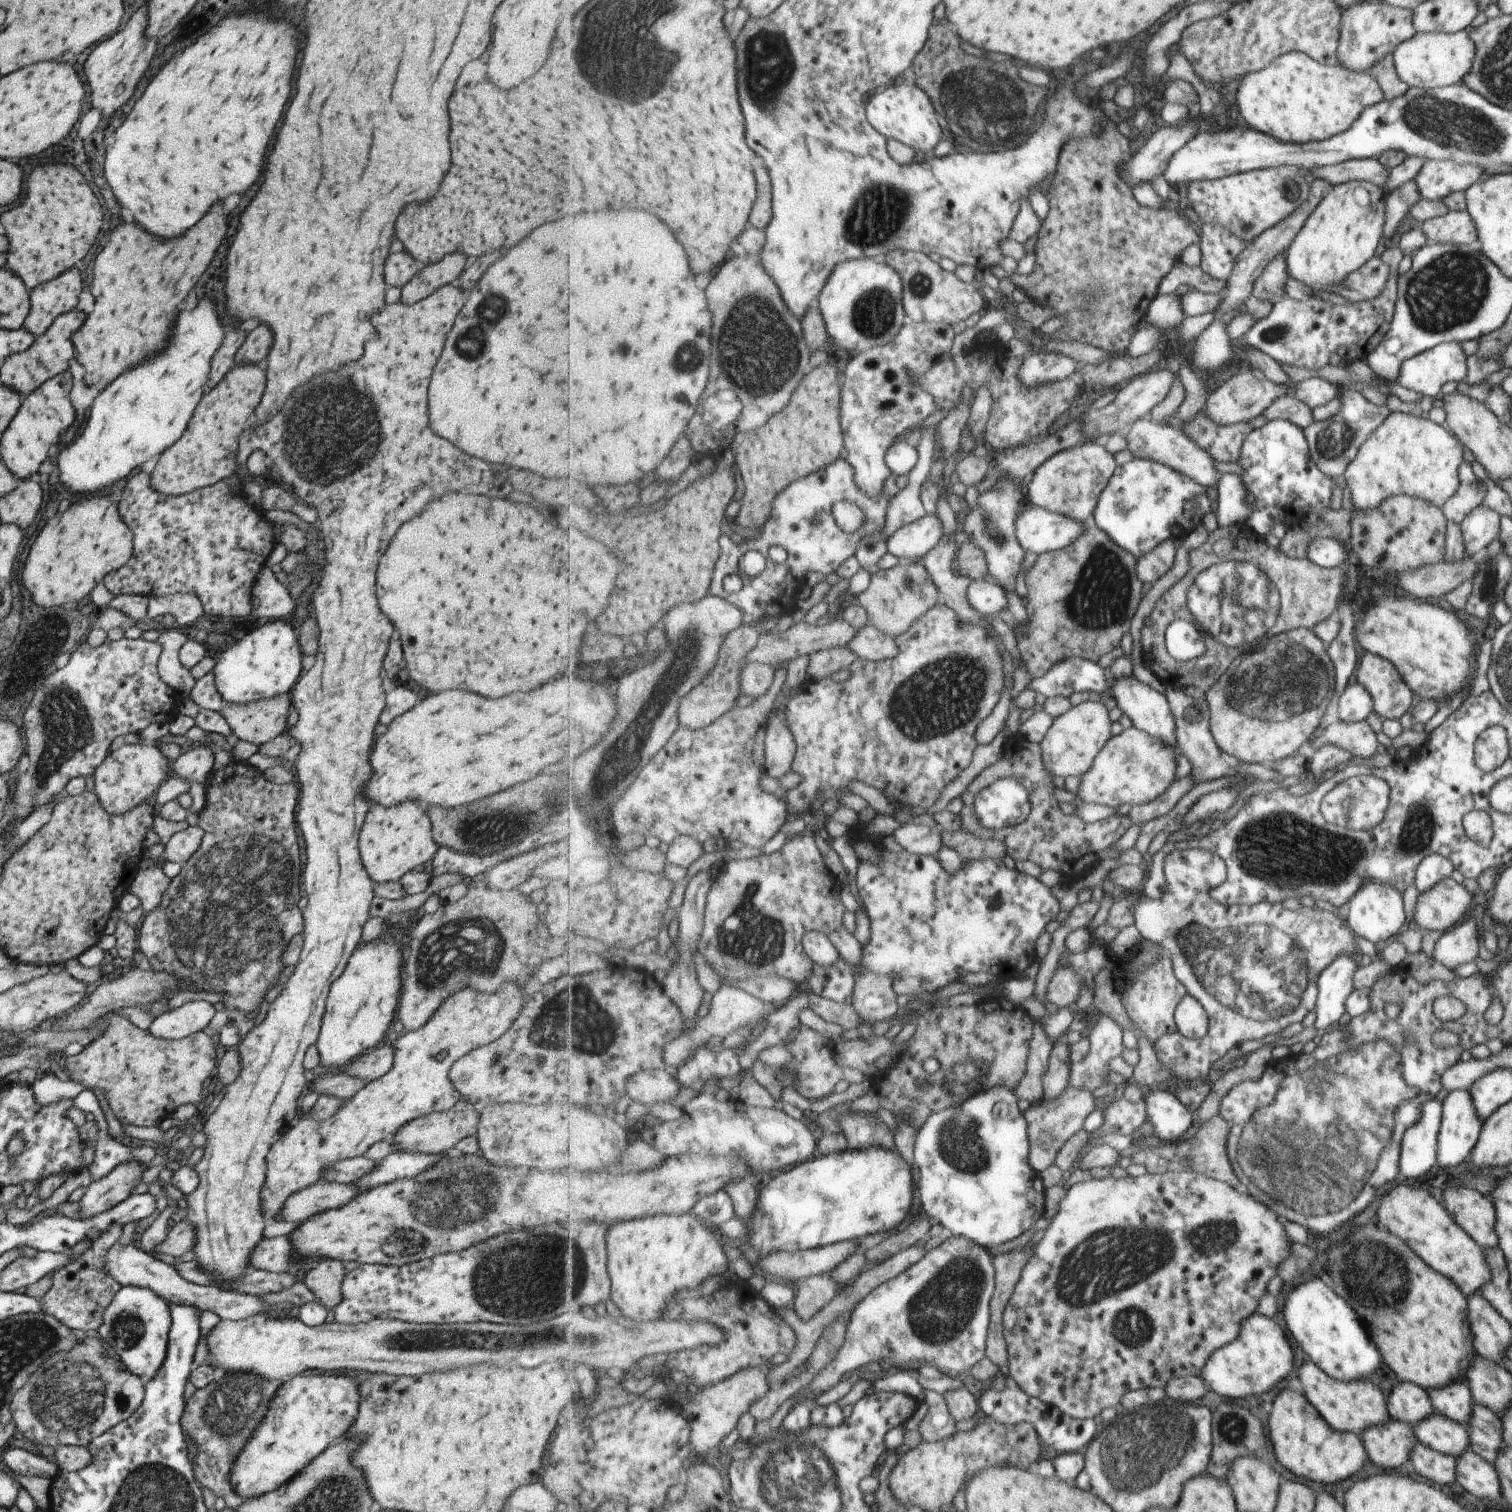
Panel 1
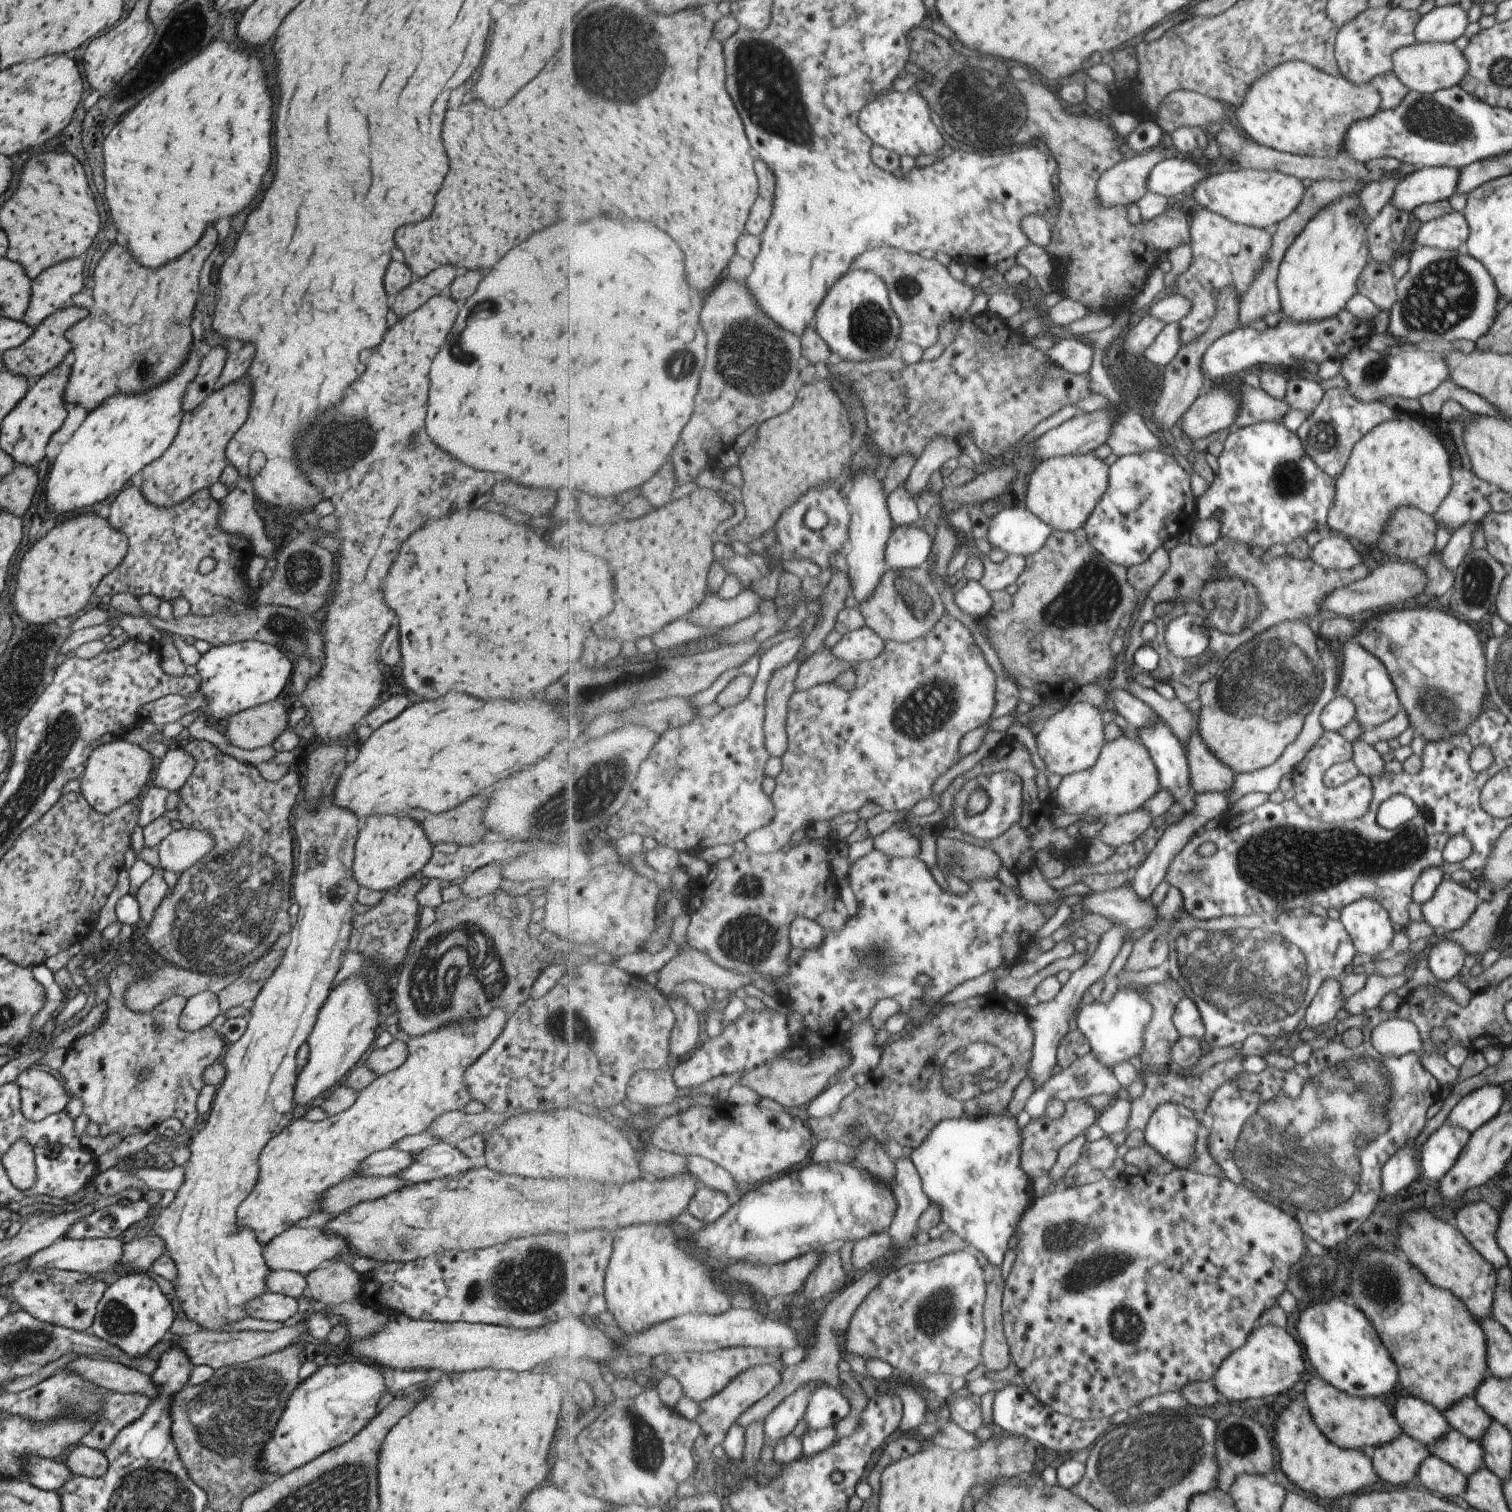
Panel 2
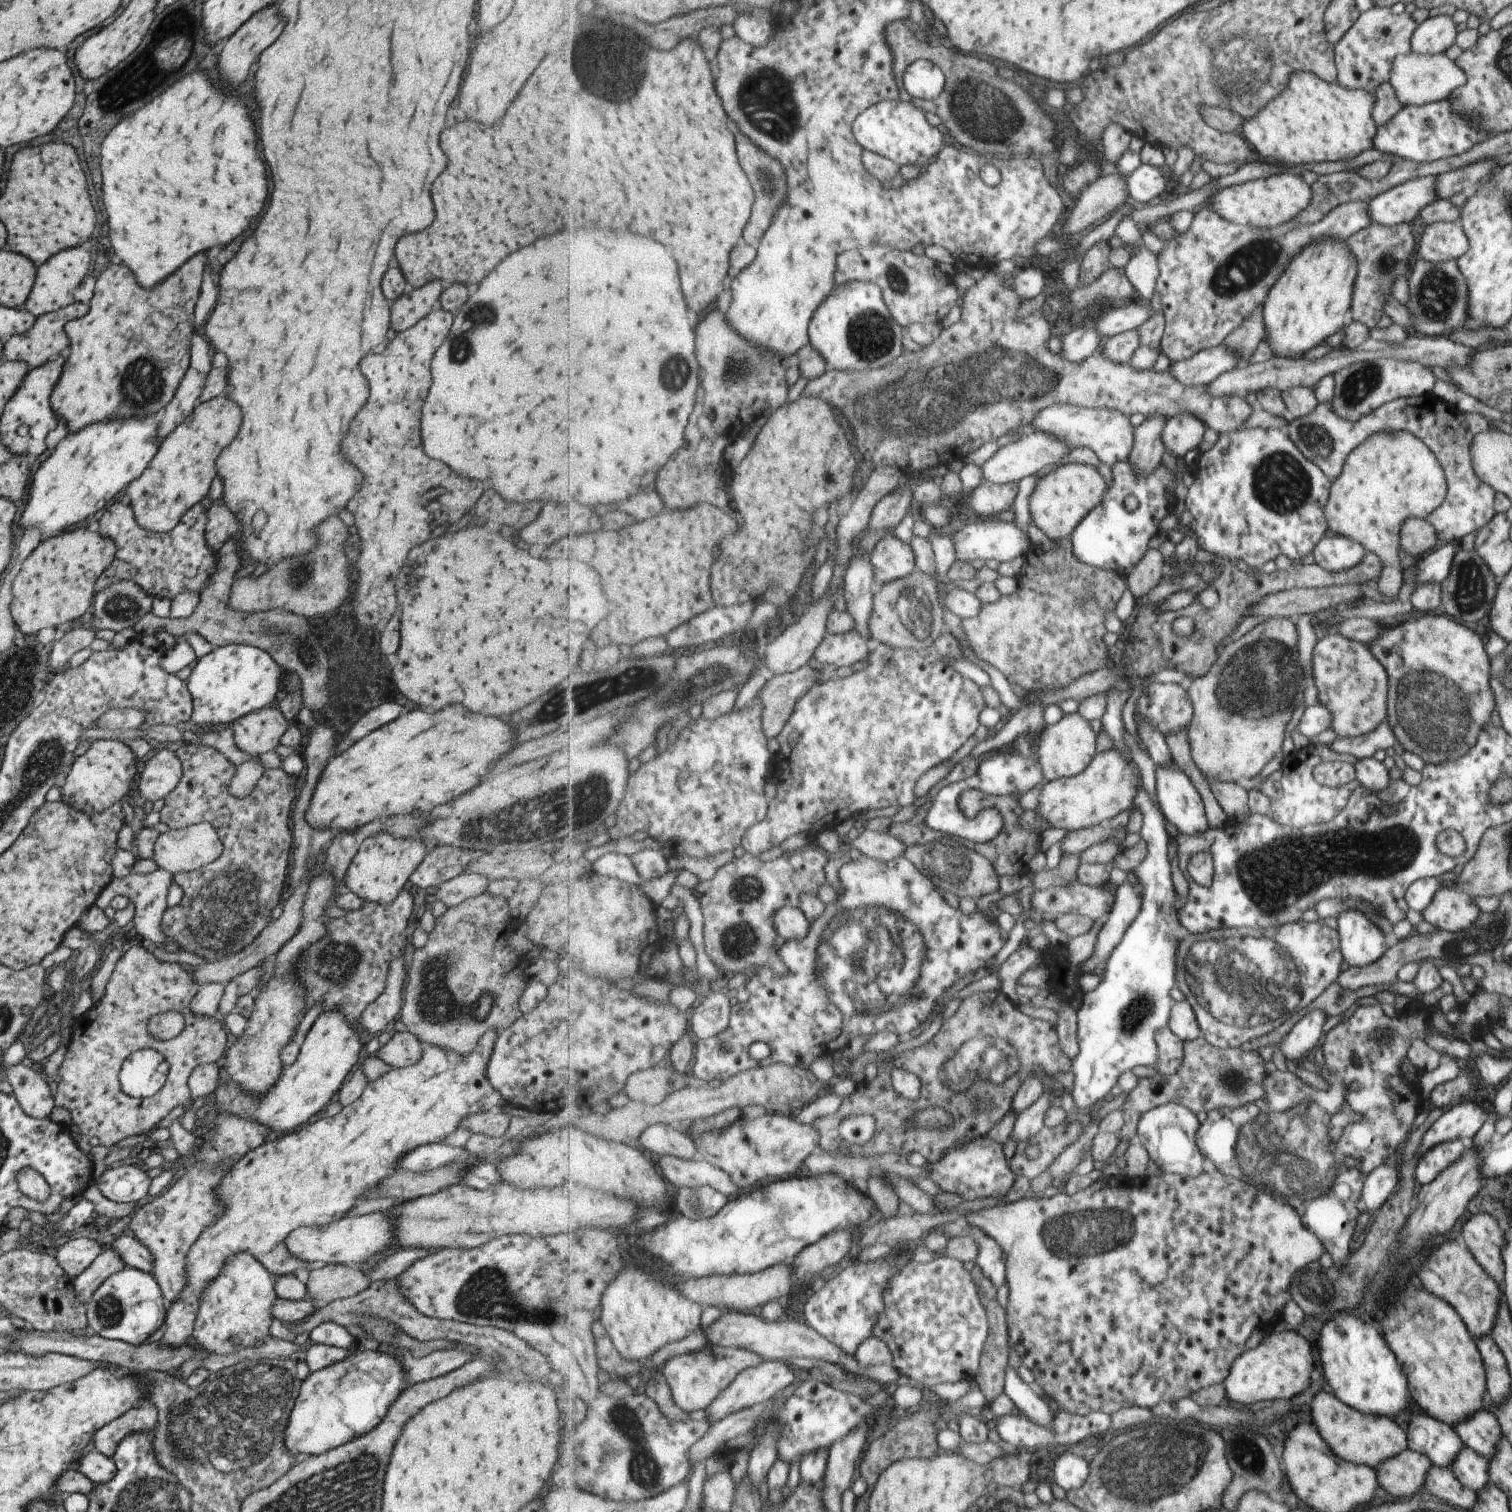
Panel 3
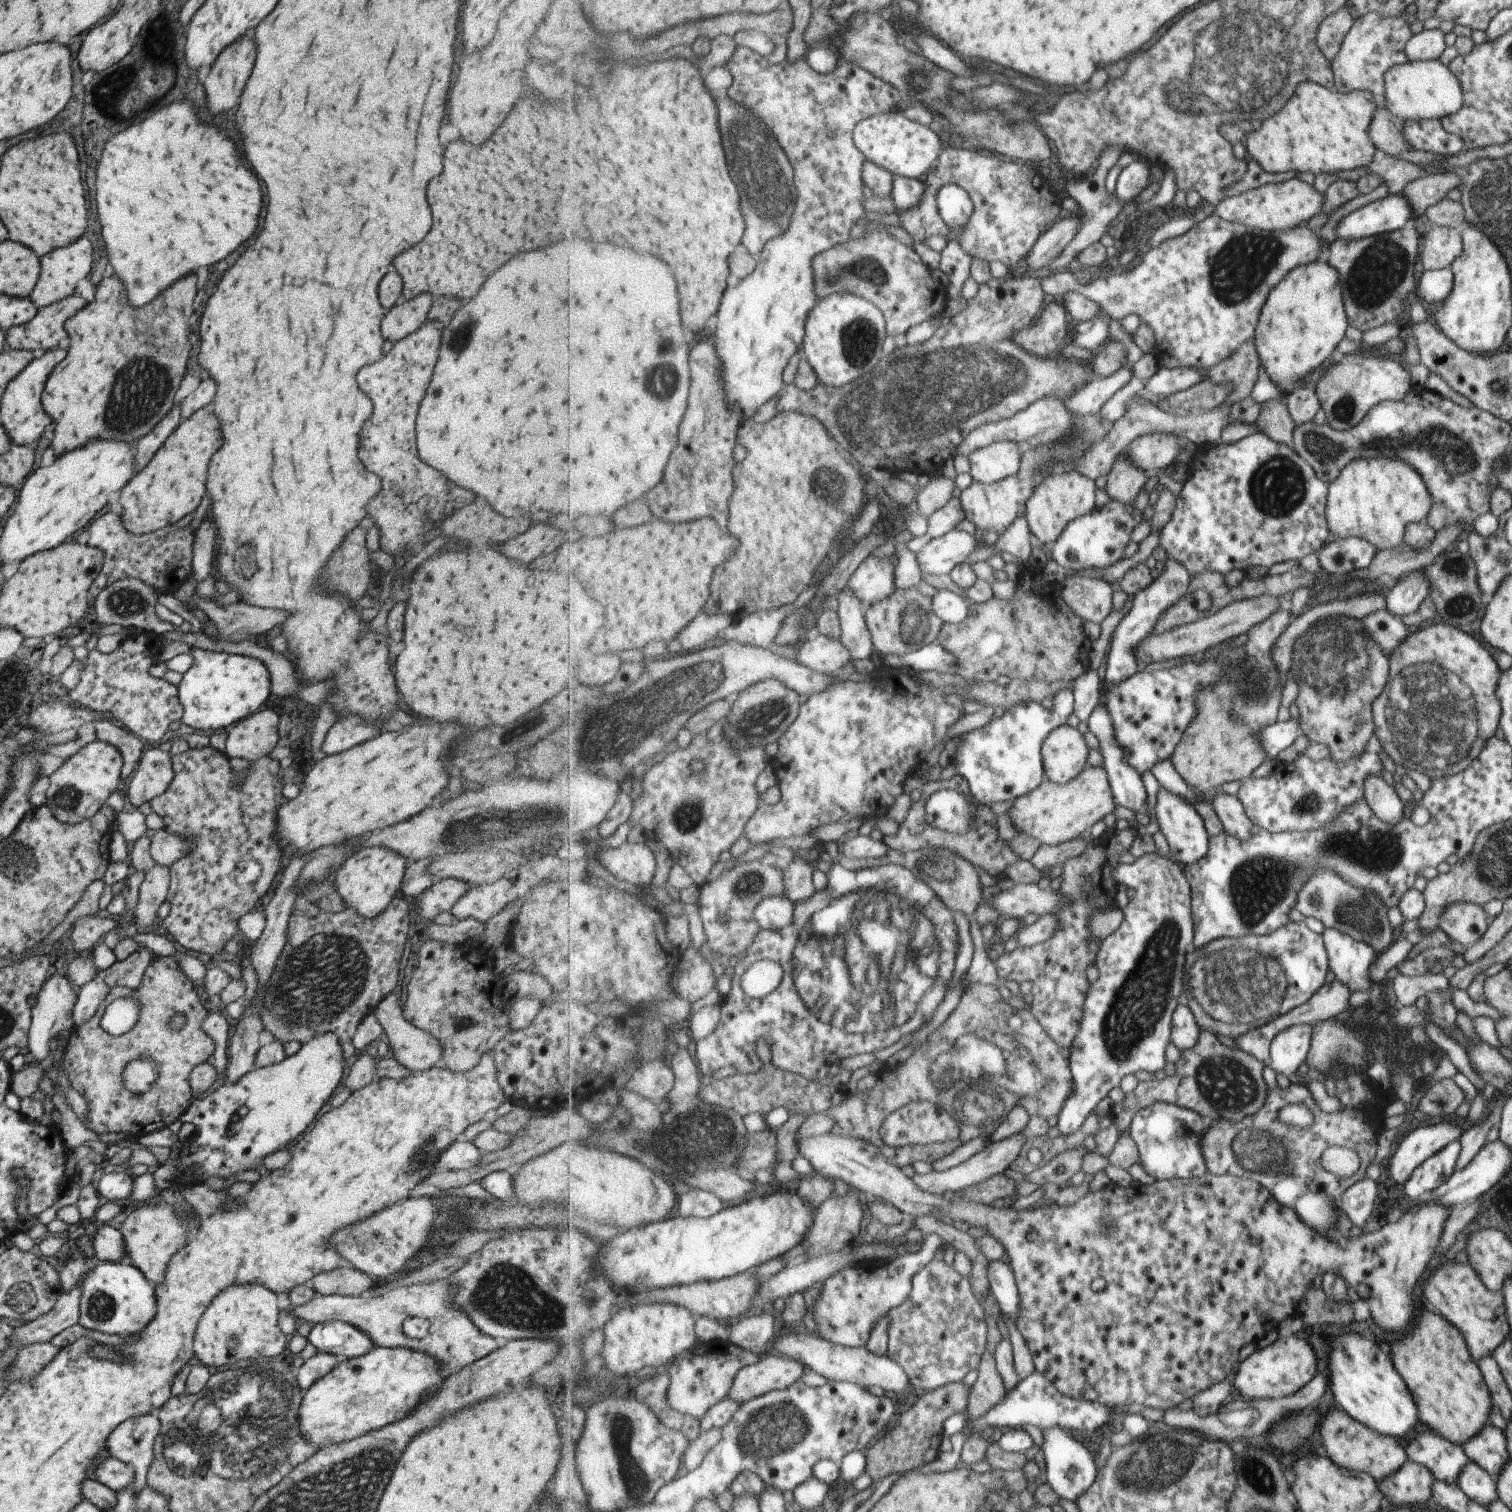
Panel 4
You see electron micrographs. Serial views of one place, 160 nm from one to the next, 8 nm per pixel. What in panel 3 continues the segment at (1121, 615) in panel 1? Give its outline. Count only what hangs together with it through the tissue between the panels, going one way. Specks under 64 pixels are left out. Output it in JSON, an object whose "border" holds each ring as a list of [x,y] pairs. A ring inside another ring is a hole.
{"border":[[[1070,538],[1053,542],[1054,547],[1050,550],[1045,550],[1041,544],[1033,544],[1025,558],[1029,560],[1029,554],[1037,554],[1039,560],[1047,564],[1047,572],[1055,572],[1055,608],[1035,608],[1039,594],[1031,594],[1031,588],[1019,586],[1016,593],[1003,595],[996,603],[984,604],[976,617],[962,620],[961,624],[975,656],[995,666],[1010,683],[1018,684],[1027,693],[1046,693],[1052,689],[1060,691],[1082,676],[1107,666],[1109,648],[1105,644],[1105,634],[1109,630],[1106,627],[1106,618],[1115,612],[1119,600],[1128,588],[1126,576],[1117,571],[1081,562],[1074,553]]]}

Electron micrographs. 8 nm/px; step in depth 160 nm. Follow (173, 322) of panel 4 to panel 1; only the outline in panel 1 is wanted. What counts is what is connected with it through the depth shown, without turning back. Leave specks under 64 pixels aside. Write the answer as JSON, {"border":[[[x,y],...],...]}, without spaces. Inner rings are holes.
{"border":[[[223,202],[213,204],[213,208],[209,208],[189,232],[177,236],[177,240],[157,240],[157,236],[151,236],[133,222],[123,222],[111,230],[107,244],[95,256],[91,268],[93,278],[89,292],[95,298],[93,312],[89,312],[83,326],[71,336],[77,362],[85,370],[83,378],[87,386],[97,386],[101,390],[125,368],[139,364],[145,356],[163,348],[177,314],[177,304],[207,268],[225,230]]]}

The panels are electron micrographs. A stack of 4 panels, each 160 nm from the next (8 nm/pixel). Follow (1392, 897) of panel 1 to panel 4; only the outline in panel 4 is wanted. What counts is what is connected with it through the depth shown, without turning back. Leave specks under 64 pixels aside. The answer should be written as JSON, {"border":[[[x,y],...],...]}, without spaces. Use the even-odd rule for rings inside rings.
{"border":[[[1335,927],[1324,928],[1324,947],[1329,957],[1329,970],[1335,979],[1345,983],[1350,990],[1369,989],[1368,968],[1376,955],[1373,948],[1363,941],[1354,941],[1348,934]]]}

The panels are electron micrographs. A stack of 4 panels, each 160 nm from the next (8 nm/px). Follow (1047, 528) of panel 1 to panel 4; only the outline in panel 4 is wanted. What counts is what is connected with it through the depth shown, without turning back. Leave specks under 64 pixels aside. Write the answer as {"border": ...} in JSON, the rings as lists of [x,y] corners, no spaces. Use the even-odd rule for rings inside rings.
{"border":[[[953,529],[942,537],[934,538],[917,553],[921,573],[950,574],[950,572],[975,552],[977,546],[984,546],[981,539],[963,530]]]}

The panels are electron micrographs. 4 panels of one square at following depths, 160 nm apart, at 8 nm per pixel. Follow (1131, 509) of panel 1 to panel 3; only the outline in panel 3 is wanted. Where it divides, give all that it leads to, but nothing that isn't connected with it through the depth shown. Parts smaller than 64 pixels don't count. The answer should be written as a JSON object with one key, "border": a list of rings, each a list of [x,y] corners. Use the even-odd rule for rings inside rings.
{"border":[[[1129,459],[1114,464],[1111,468],[1112,482],[1099,507],[1095,507],[1069,537],[1074,546],[1074,553],[1081,562],[1111,569],[1126,575],[1141,562],[1147,554],[1151,538],[1161,529],[1161,522],[1171,514],[1172,494],[1169,488],[1179,482],[1180,476],[1167,466],[1159,465],[1153,472],[1136,473],[1136,468]],[[1134,495],[1139,506],[1133,512],[1127,510],[1127,496]]]}

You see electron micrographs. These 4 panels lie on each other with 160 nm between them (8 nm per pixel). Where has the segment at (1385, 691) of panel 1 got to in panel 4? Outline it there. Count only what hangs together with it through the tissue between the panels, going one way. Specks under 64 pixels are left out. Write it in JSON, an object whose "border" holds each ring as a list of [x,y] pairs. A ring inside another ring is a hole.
{"border":[[[1329,617],[1310,626],[1304,635],[1295,640],[1291,651],[1288,669],[1301,681],[1294,703],[1299,711],[1300,732],[1311,743],[1324,744],[1330,752],[1329,758],[1339,764],[1348,762],[1369,752],[1375,745],[1376,721],[1373,720],[1373,707],[1388,679],[1388,658],[1367,636],[1358,619]]]}

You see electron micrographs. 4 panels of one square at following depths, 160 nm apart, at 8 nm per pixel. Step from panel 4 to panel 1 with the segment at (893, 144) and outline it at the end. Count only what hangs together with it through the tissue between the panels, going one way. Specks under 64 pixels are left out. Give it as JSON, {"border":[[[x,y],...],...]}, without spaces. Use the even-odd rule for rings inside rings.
{"border":[[[900,79],[879,90],[869,100],[867,112],[869,122],[881,134],[888,139],[904,142],[917,152],[927,152],[935,148],[945,135],[939,124],[939,110],[933,104],[932,98],[913,81]]]}

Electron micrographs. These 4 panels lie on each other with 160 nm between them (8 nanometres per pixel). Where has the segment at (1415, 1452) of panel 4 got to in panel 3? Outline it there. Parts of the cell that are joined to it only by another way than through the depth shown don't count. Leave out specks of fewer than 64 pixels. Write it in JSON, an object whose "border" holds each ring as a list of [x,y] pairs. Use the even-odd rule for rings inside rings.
{"border":[[[1416,1413],[1410,1416],[1407,1428],[1409,1450],[1427,1456],[1431,1465],[1451,1468],[1463,1441],[1450,1425],[1425,1413]]]}

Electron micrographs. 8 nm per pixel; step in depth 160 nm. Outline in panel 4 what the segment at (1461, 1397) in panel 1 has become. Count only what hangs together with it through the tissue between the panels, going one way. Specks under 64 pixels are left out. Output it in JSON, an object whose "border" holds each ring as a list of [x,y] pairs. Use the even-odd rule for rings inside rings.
{"border":[[[1488,1423],[1479,1434],[1461,1444],[1461,1448],[1464,1449],[1469,1461],[1476,1462],[1477,1466],[1495,1478],[1502,1466],[1509,1461],[1505,1444],[1503,1432]]]}

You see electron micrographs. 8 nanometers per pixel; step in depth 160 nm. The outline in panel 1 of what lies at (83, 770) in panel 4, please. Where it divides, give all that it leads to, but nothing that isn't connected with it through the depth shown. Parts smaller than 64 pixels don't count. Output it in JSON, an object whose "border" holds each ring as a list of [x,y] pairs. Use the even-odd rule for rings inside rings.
{"border":[[[124,744],[103,758],[92,774],[94,791],[103,810],[118,815],[144,803],[167,776],[167,759],[152,744]]]}

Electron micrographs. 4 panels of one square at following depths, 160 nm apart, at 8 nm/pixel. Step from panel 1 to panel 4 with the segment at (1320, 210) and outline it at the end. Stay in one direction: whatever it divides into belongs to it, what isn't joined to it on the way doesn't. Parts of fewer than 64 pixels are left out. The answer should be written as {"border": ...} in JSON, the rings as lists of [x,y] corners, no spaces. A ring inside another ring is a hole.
{"border":[[[1313,261],[1295,268],[1281,279],[1256,323],[1253,342],[1265,372],[1281,394],[1301,386],[1305,378],[1316,370],[1343,338],[1347,326],[1341,300],[1340,275],[1327,262]]]}

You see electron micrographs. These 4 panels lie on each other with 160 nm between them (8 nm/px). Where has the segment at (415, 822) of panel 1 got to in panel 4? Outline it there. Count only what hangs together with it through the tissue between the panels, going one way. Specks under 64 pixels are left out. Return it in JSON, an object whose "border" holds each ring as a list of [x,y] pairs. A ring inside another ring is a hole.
{"border":[[[384,846],[361,847],[342,862],[334,876],[334,887],[347,907],[365,918],[377,916],[389,901],[400,895],[400,884],[406,869],[406,860]]]}

